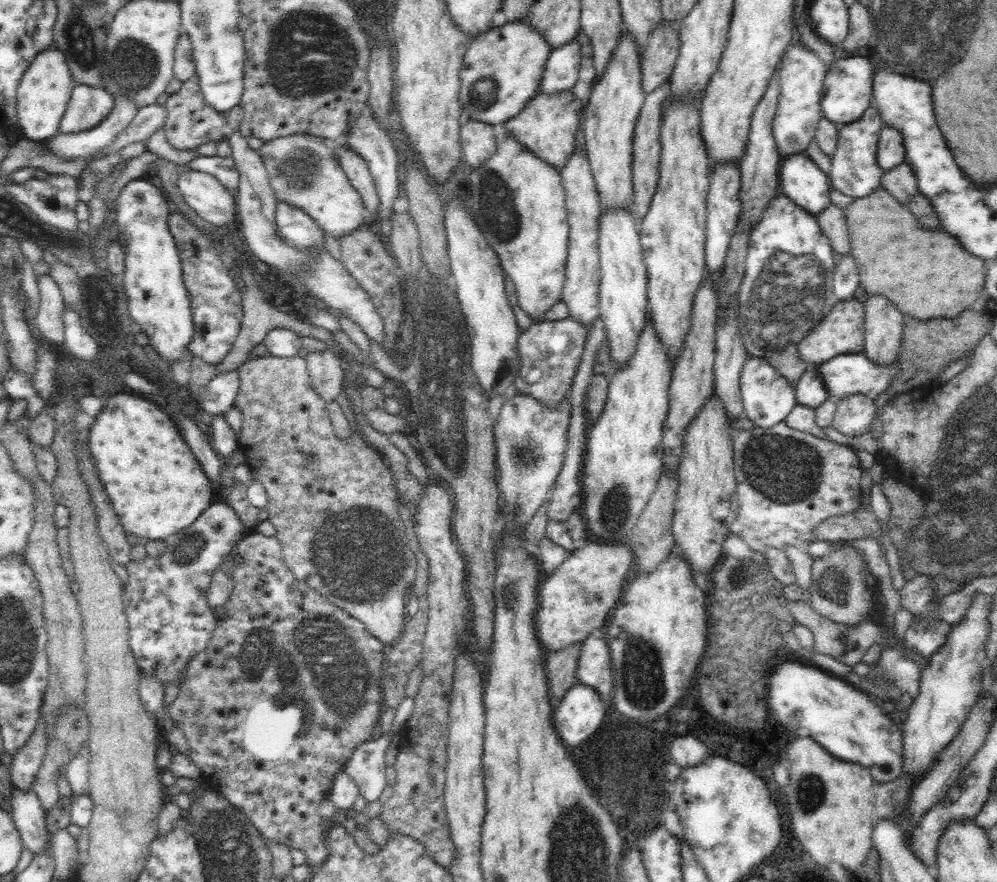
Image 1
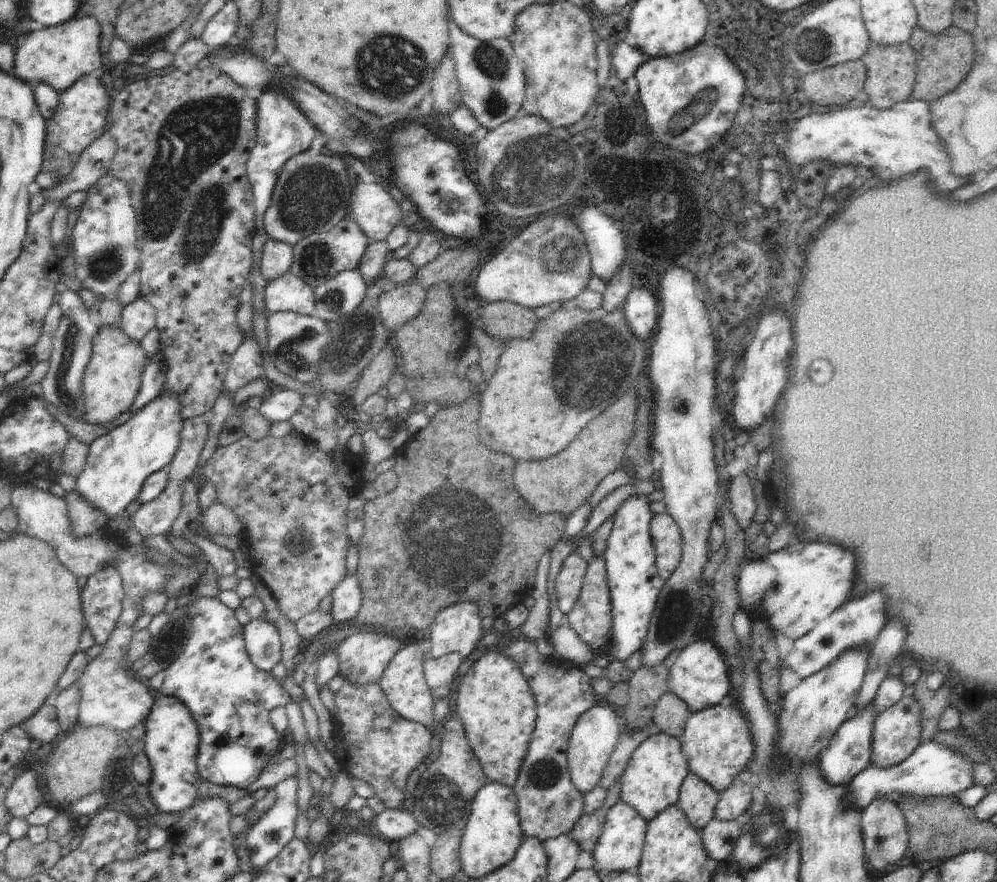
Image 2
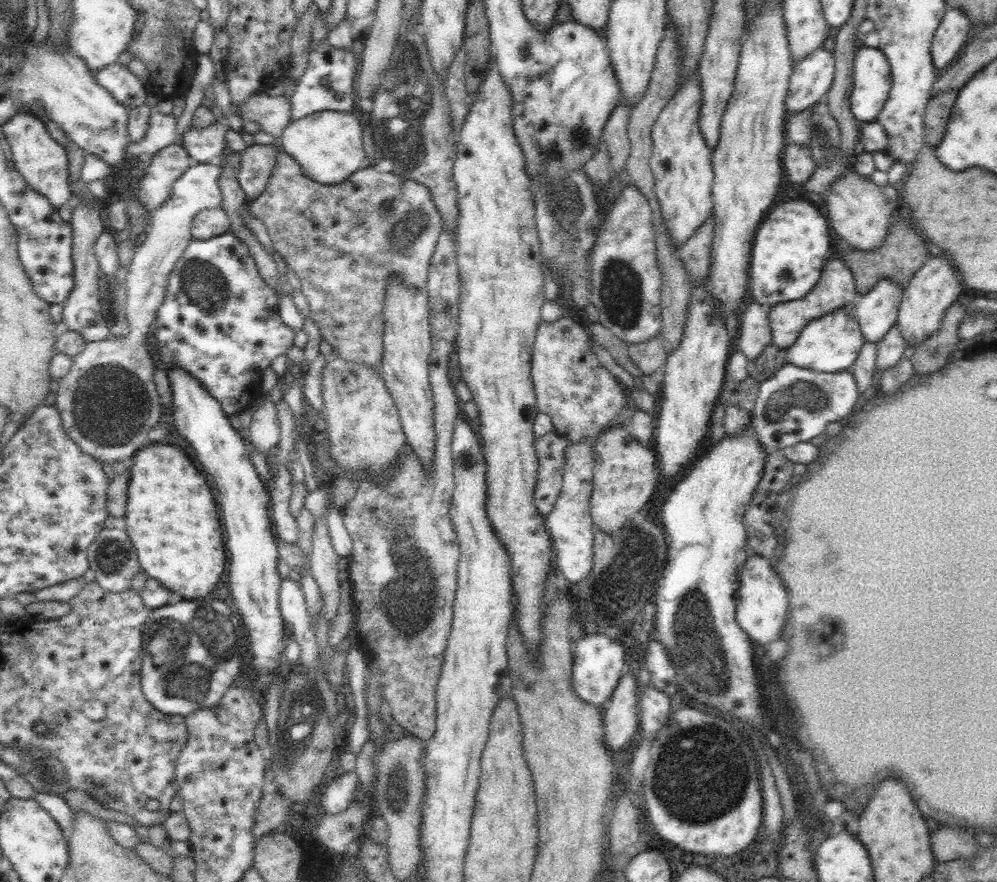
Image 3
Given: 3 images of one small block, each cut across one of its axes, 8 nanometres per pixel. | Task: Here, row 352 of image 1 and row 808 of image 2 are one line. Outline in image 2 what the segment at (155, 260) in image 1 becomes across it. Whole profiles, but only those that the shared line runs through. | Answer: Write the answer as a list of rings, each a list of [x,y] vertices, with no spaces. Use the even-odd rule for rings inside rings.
[[[156,695],[154,706],[144,721],[147,724],[145,734],[145,754],[153,768],[153,777],[148,786],[150,804],[156,805],[158,812],[176,814],[188,810],[194,805],[203,778],[198,774],[197,754],[200,744],[199,726],[194,720],[193,714],[188,707],[176,697],[162,697]]]

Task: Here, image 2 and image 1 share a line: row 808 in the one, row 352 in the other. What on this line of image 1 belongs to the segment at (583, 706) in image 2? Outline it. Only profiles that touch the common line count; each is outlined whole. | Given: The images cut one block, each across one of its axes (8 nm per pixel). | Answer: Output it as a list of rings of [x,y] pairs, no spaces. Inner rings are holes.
[[[568,316],[557,321],[533,323],[524,333],[520,333],[517,345],[521,367],[513,382],[517,395],[532,396],[549,408],[562,406],[562,400],[566,400],[566,394],[570,394],[589,330],[590,327],[582,326]]]

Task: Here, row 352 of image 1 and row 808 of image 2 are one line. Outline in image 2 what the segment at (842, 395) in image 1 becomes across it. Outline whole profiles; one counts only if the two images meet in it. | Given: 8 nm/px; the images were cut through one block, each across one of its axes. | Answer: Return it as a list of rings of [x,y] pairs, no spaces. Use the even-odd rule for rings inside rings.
[[[933,741],[921,744],[906,760],[896,766],[879,769],[868,765],[847,786],[845,802],[856,809],[864,810],[874,799],[890,799],[898,804],[902,796],[950,796],[968,790],[974,786],[972,781],[972,764],[966,756],[953,752],[954,748],[939,745]]]

